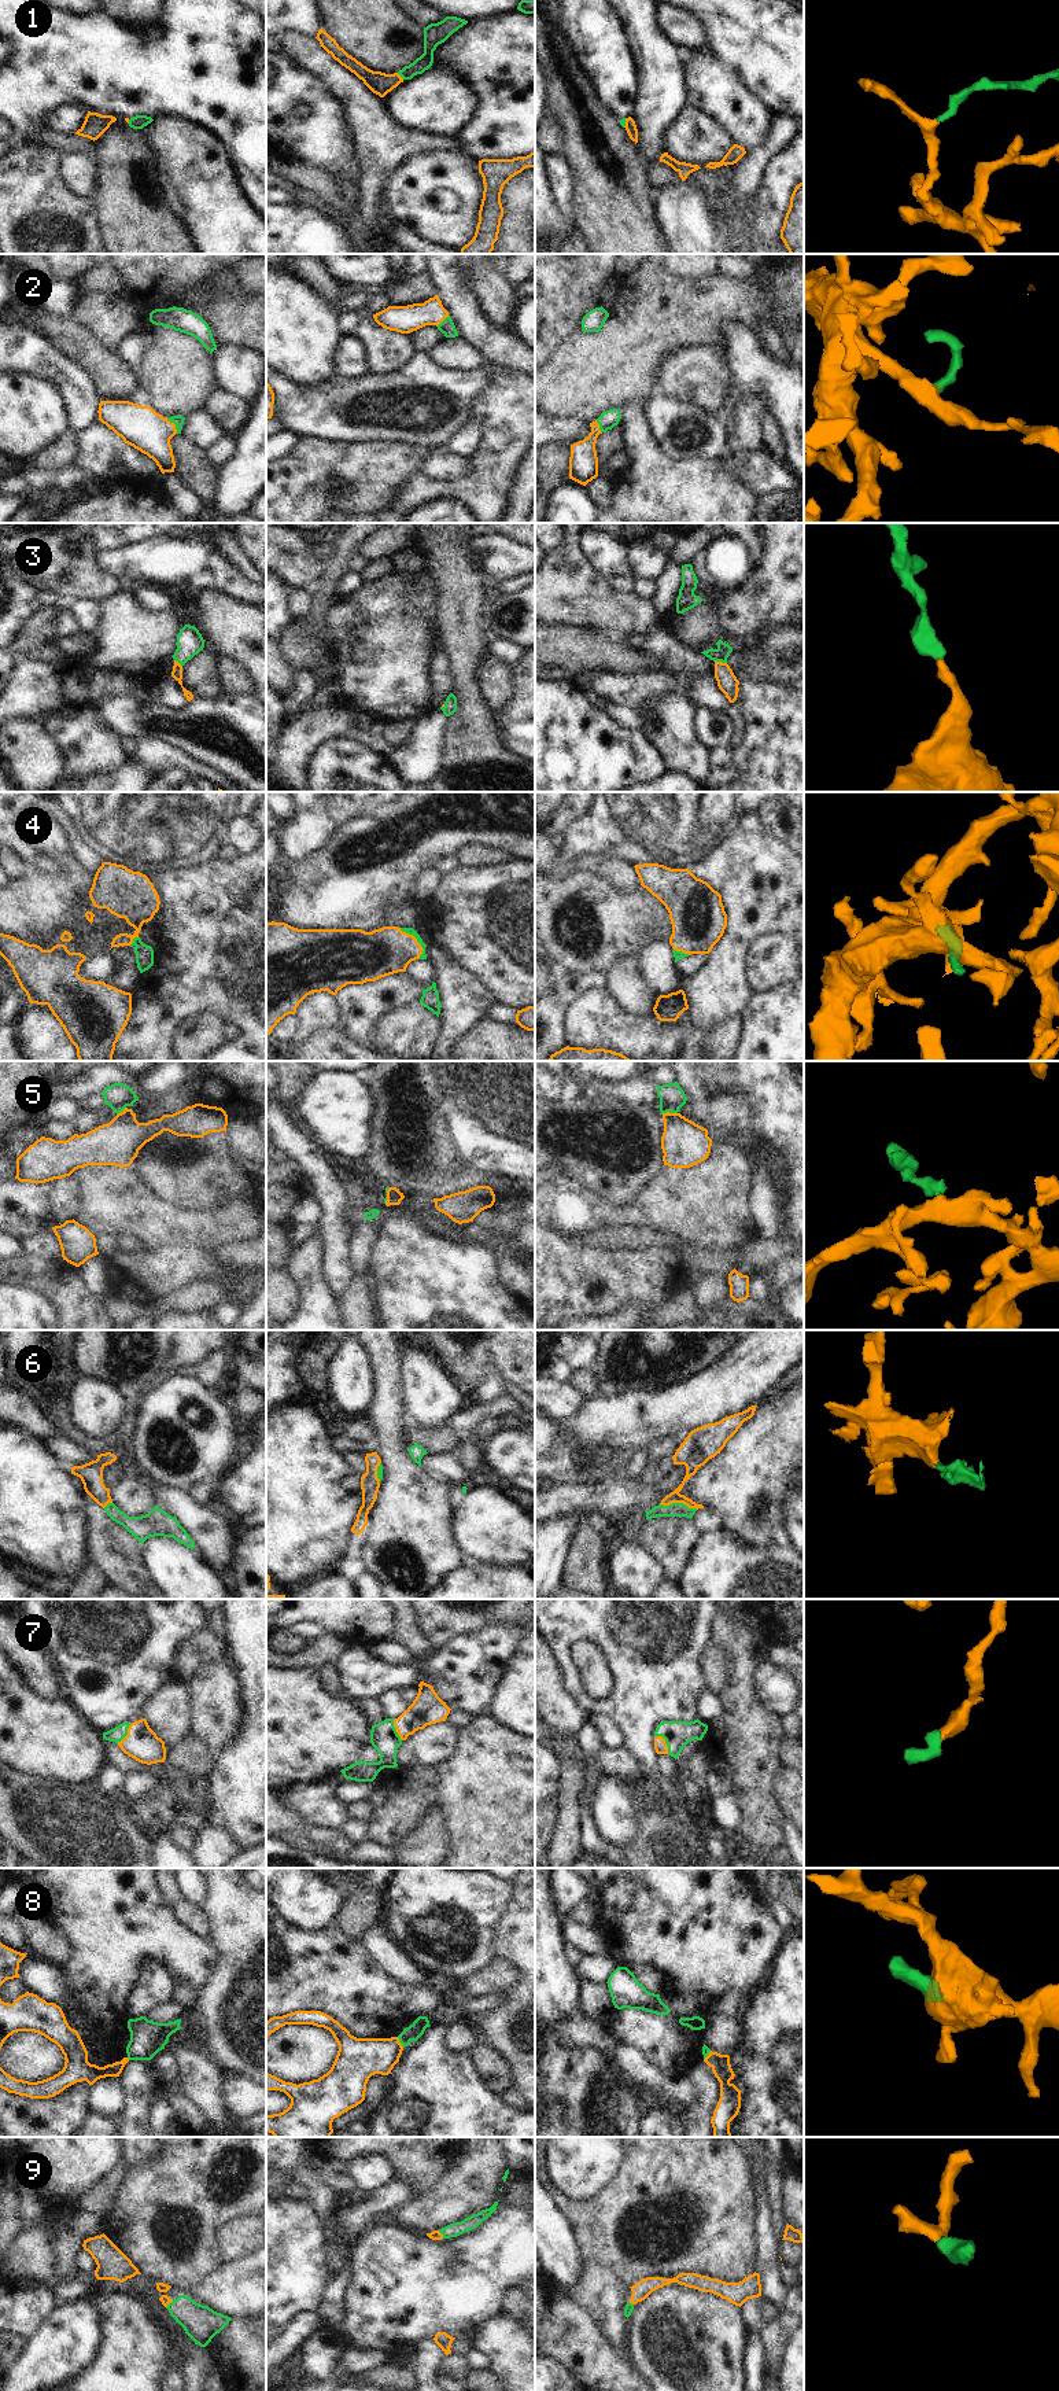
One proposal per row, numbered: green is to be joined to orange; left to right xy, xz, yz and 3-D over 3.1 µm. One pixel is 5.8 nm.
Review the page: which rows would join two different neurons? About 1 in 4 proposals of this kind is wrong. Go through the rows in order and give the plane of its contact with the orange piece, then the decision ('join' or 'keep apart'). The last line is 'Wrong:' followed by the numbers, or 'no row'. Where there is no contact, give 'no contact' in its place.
1: contact in xz; join
2: contact in xy; join
3: contact in yz; join
4: contact in xz; join
5: contact in yz; keep apart
6: contact in yz; join
7: contact in yz; join
8: contact in xz; keep apart
9: contact in xz; join
Wrong: 5, 8

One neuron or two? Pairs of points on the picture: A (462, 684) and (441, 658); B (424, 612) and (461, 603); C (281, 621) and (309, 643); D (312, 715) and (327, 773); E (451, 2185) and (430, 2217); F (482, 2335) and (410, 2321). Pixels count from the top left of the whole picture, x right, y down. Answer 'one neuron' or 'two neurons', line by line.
A: two neurons
B: two neurons
C: two neurons
D: two neurons
E: one neuron
F: two neurons

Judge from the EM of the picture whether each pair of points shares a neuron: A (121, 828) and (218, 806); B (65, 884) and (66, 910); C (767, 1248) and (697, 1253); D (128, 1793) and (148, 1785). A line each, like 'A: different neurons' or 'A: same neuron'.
A: same neuron
B: same neuron
C: same neuron
D: same neuron

